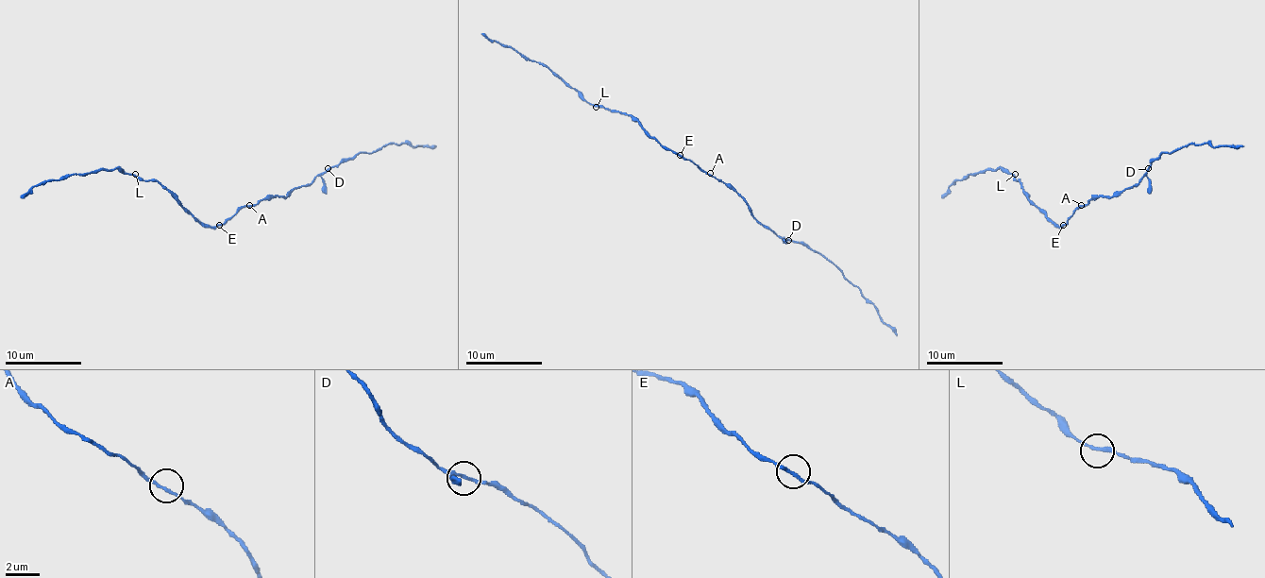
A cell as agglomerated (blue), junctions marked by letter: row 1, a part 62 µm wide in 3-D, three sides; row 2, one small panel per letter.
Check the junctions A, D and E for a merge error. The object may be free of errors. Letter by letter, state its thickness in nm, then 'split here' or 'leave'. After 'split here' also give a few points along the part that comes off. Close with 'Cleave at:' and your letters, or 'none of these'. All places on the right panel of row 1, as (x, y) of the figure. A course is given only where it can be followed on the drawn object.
A: 170 nm thick; leave
D: 170 nm thick; leave
E: 190 nm thick; leave
Cleave at: none of these

